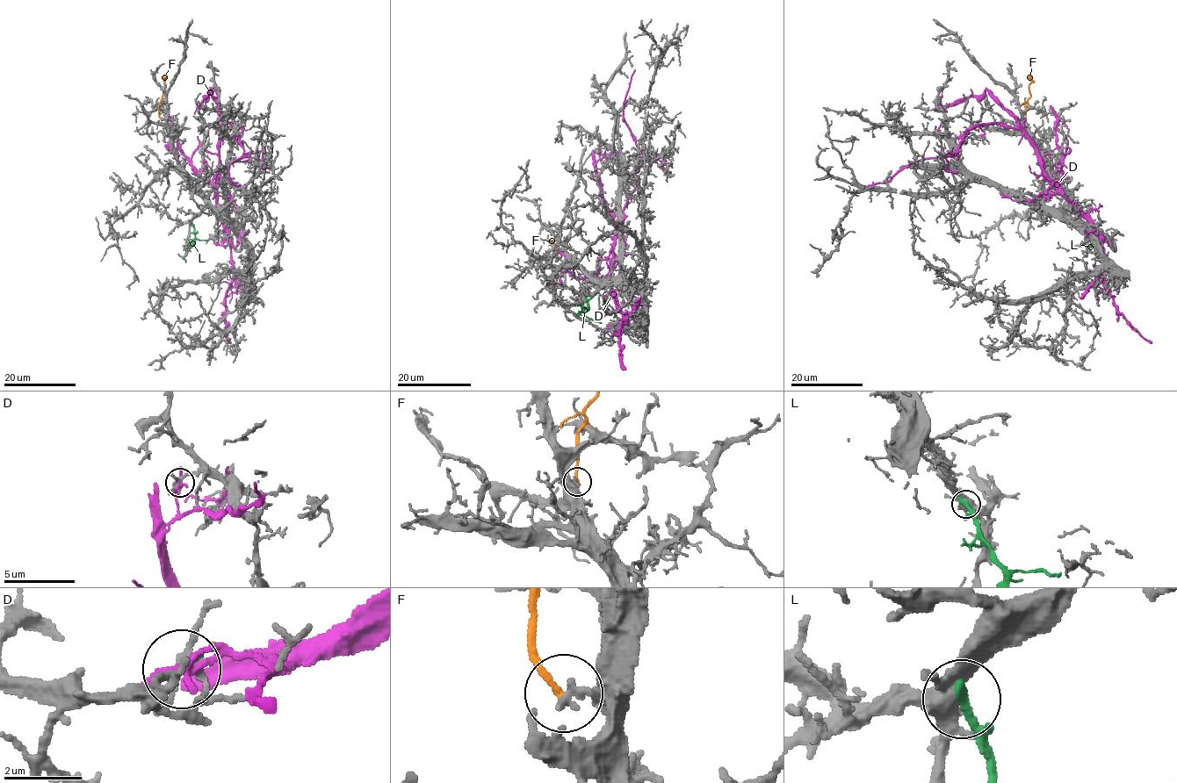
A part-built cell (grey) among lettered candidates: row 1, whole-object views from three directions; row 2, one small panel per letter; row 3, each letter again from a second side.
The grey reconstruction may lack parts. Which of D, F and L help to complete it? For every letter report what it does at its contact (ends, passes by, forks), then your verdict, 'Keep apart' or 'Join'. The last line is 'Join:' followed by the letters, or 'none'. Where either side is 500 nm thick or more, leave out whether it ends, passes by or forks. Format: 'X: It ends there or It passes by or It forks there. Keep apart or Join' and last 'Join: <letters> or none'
D: It ends there. Keep apart
F: It ends there. Keep apart
L: It ends there. Keep apart
Join: none

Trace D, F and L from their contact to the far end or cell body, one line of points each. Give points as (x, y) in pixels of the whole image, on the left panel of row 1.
D: (205, 107), (210, 89), (220, 117), (217, 210), (230, 236), (226, 337), (231, 343)
F: (162, 118), (159, 106), (166, 75)
L: (191, 222), (195, 241), (183, 258), (186, 262)

